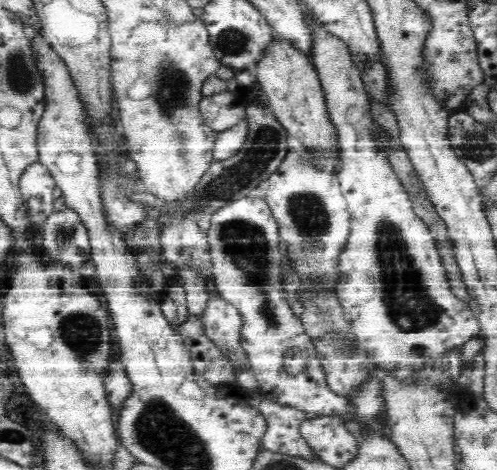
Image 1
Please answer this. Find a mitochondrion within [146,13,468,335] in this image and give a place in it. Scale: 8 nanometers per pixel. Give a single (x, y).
(410, 306)

